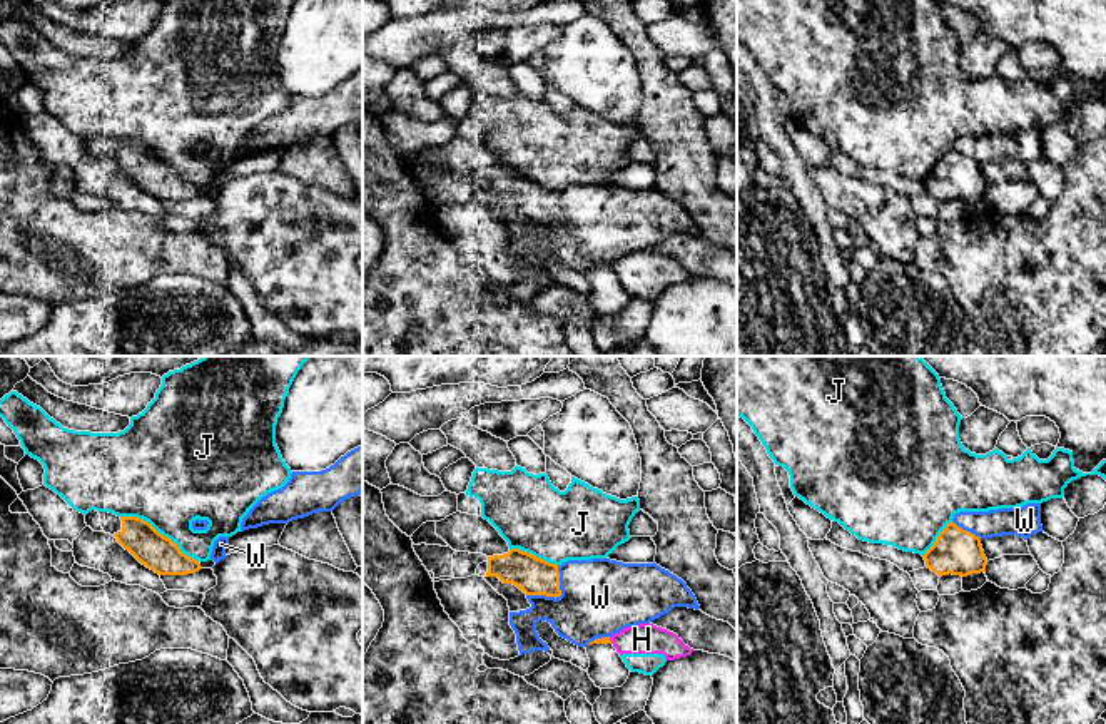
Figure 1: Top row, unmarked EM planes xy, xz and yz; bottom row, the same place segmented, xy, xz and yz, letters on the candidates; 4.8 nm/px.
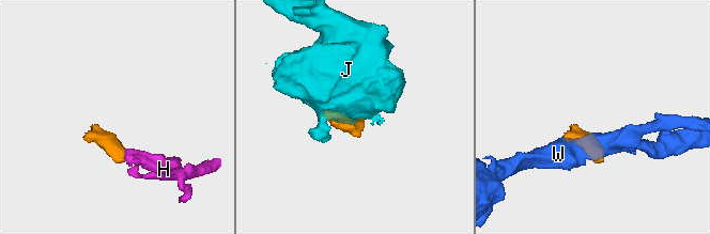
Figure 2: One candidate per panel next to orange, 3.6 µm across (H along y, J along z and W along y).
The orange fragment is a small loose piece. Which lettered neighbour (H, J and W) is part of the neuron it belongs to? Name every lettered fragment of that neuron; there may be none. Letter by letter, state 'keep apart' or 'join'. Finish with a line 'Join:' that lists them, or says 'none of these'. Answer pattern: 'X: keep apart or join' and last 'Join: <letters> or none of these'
H: keep apart
J: keep apart
W: keep apart
Join: none of these

